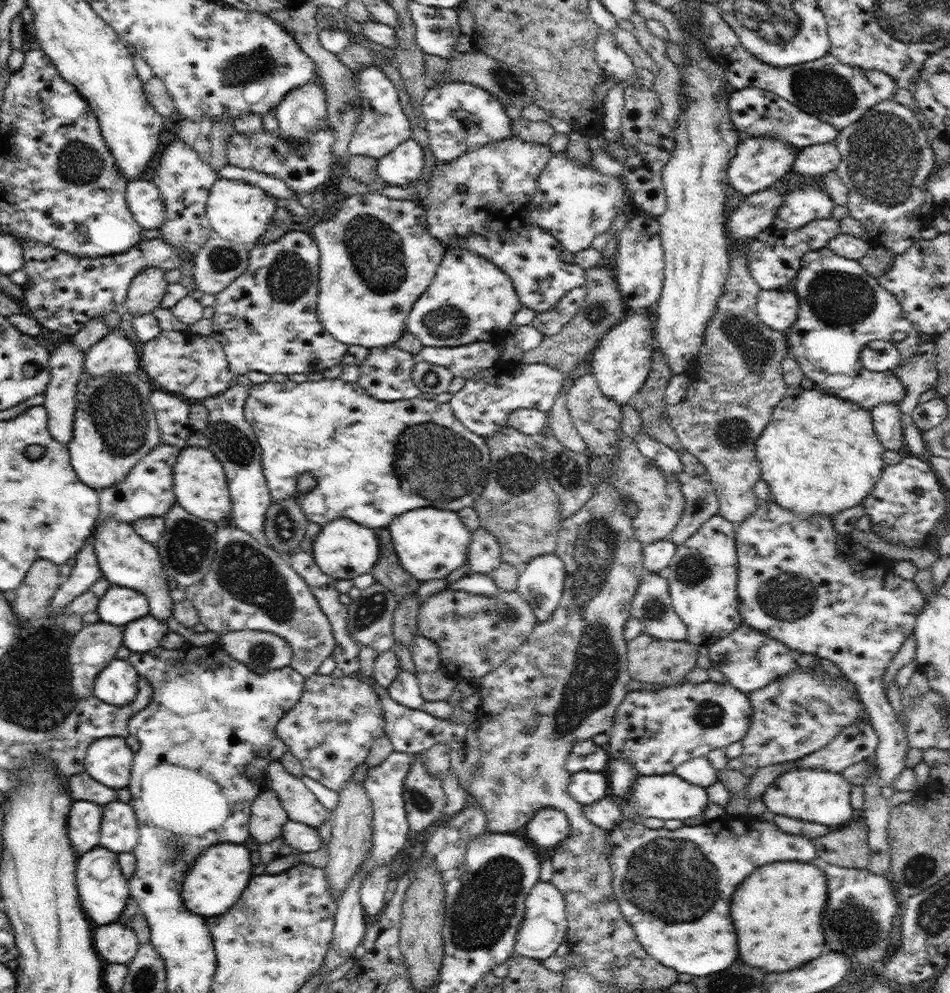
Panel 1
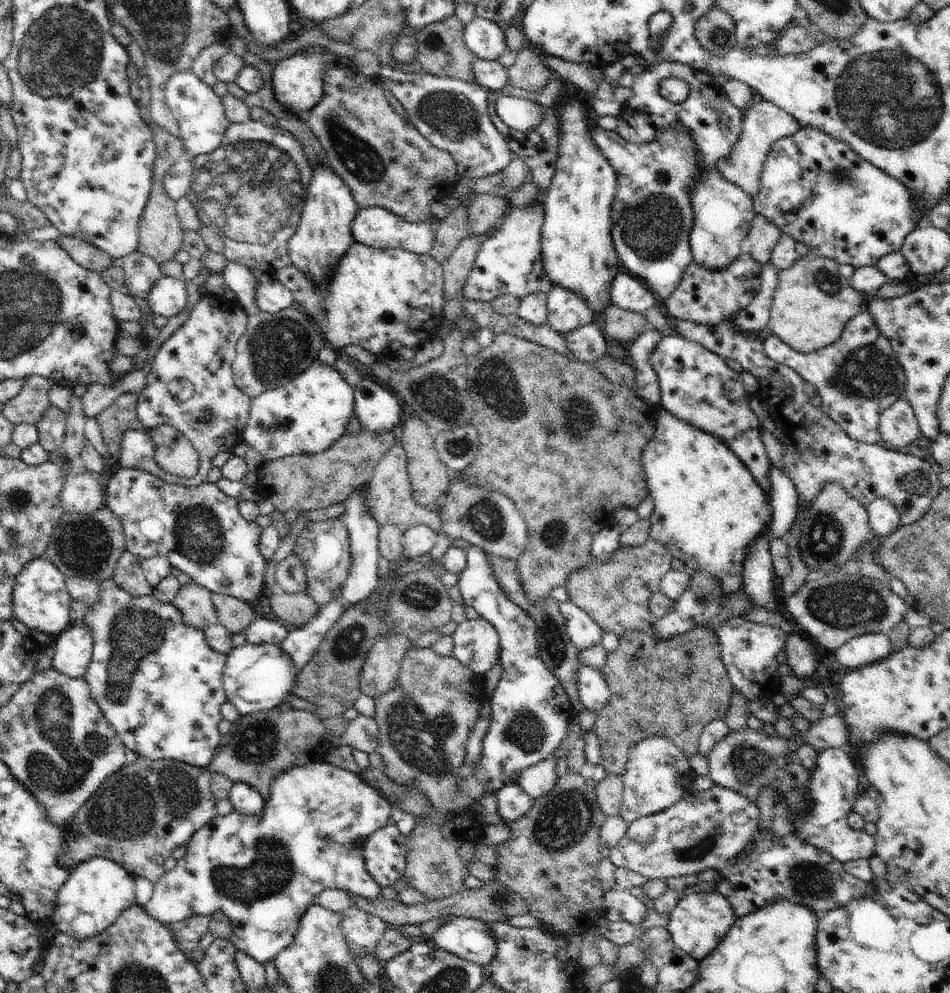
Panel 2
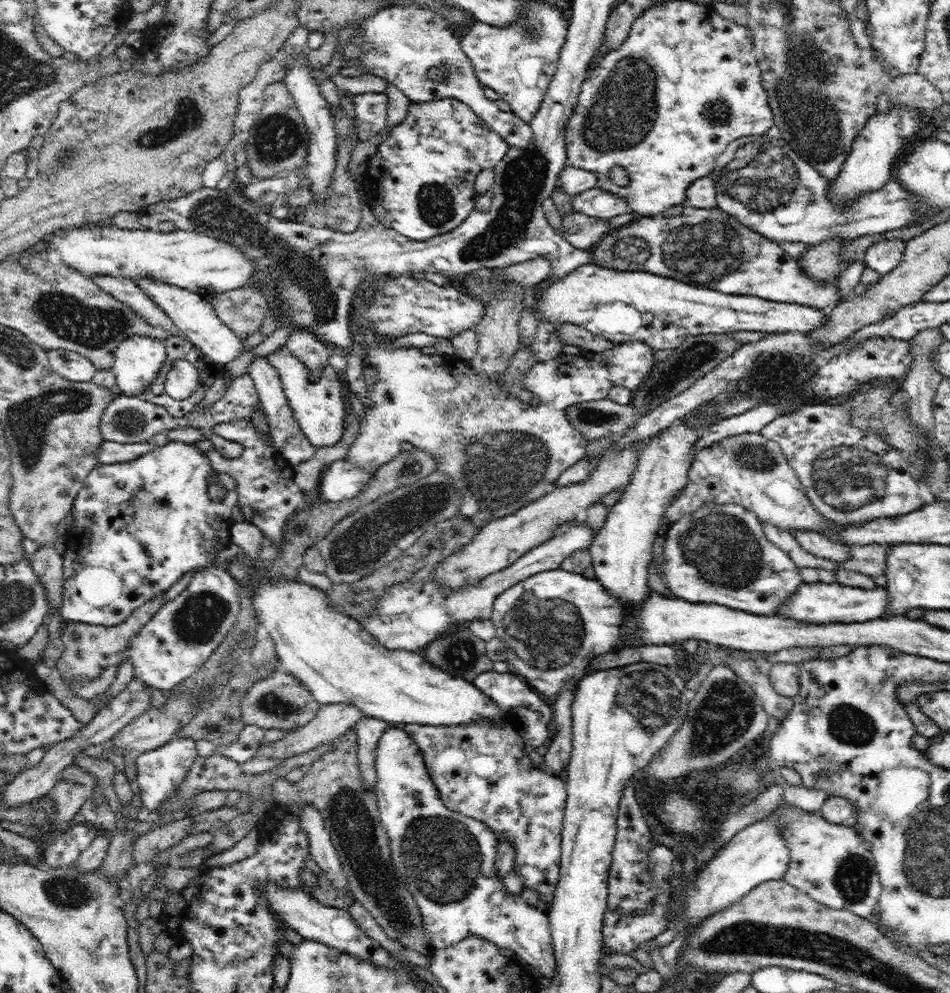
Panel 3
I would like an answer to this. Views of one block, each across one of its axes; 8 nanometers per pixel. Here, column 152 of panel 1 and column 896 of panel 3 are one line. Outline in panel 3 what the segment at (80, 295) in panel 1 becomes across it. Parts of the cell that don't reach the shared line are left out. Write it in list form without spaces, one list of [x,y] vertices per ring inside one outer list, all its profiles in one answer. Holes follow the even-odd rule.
[[[882,240],[867,249],[864,256],[866,267],[886,275],[897,268],[904,258],[906,242],[902,240]]]

